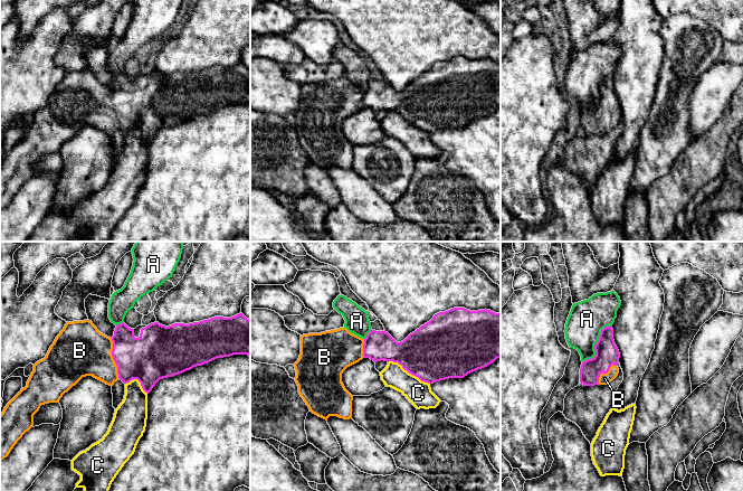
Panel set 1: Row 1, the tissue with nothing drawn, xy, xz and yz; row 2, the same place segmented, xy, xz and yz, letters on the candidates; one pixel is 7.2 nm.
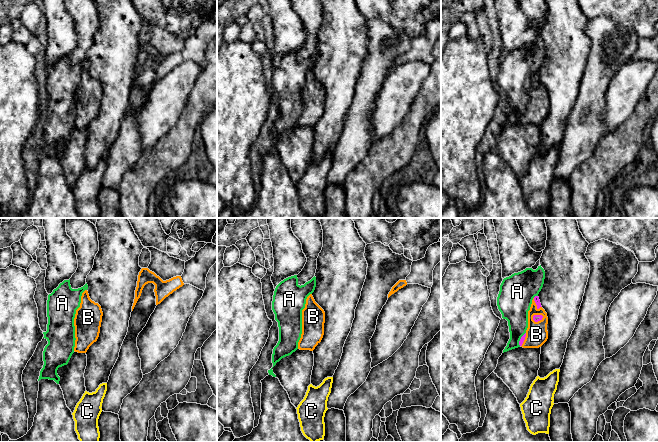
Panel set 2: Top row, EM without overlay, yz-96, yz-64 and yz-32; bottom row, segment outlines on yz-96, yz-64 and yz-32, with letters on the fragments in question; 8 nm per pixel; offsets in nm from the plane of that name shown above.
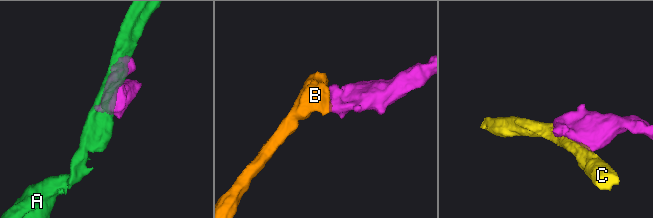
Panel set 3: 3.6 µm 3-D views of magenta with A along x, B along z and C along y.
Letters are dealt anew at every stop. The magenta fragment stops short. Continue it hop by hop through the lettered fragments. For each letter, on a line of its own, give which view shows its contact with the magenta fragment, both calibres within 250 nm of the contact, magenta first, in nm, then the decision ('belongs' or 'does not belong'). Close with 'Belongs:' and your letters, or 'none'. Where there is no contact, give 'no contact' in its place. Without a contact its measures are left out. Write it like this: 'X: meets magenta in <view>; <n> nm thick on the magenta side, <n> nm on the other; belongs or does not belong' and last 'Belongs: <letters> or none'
A: meets magenta in yz; 170 nm thick on the magenta side, 260 nm on the other; does not belong
B: meets magenta in xy; 340 nm thick on the magenta side, 380 nm on the other; belongs
C: meets magenta in xz; 420 nm thick on the magenta side, 180 nm on the other; does not belong
Belongs: B

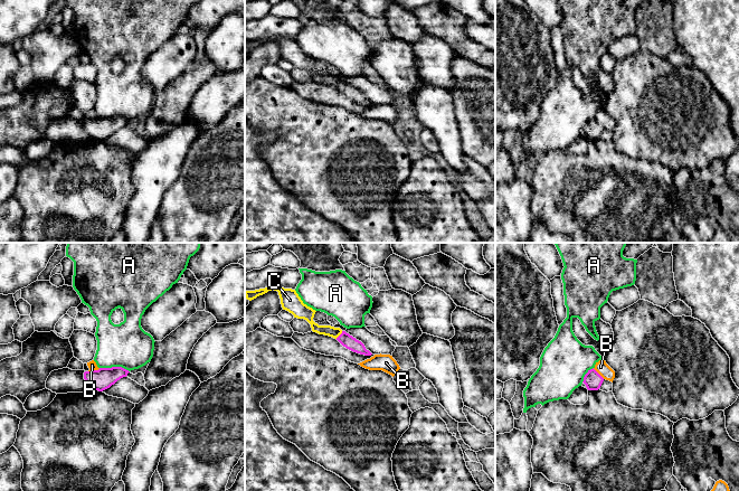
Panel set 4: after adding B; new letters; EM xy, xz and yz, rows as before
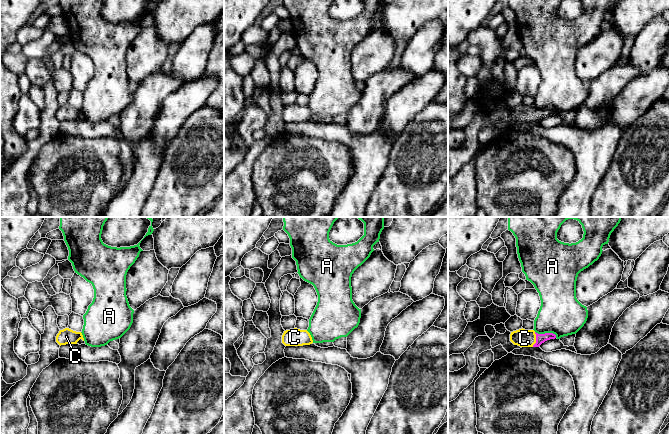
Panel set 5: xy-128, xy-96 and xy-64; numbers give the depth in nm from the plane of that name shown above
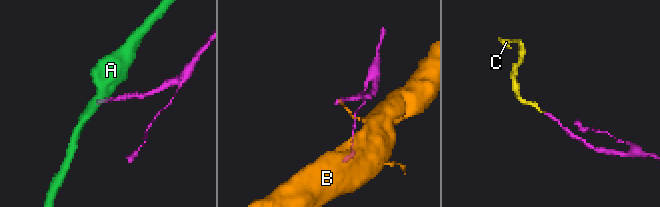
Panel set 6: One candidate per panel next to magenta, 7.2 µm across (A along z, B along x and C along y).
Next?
A: meets magenta in xy; 150 nm thick on the magenta side, 320 nm on the other; does not belong
B: meets magenta in xy; 150 nm thick on the magenta side, 70 nm on the other; does not belong
C: meets magenta in xz; 90 nm thick on the magenta side, 80 nm on the other; belongs
Belongs: C

